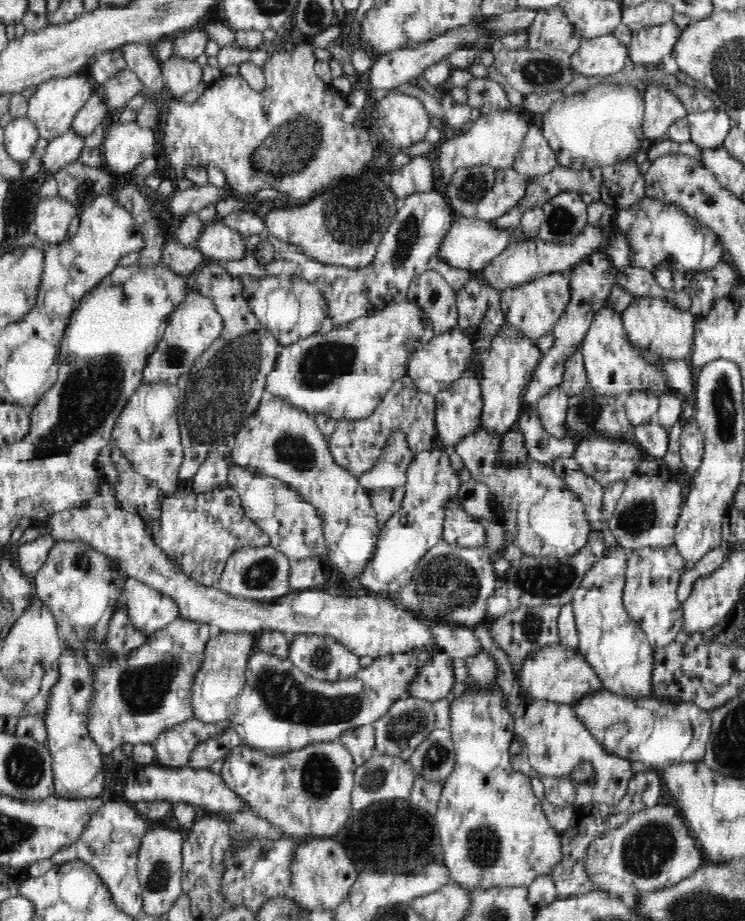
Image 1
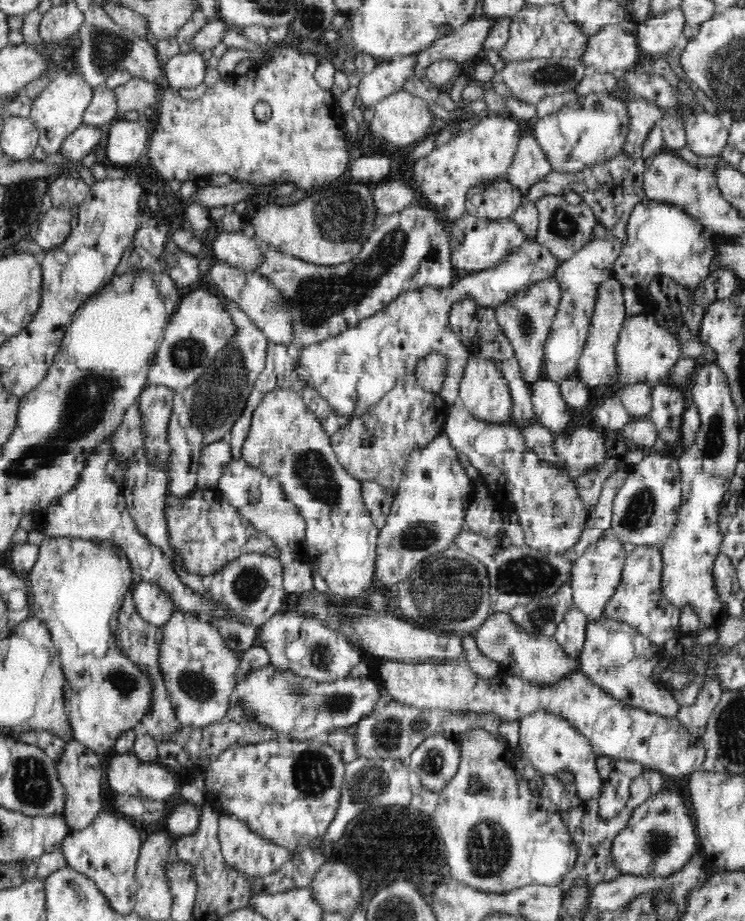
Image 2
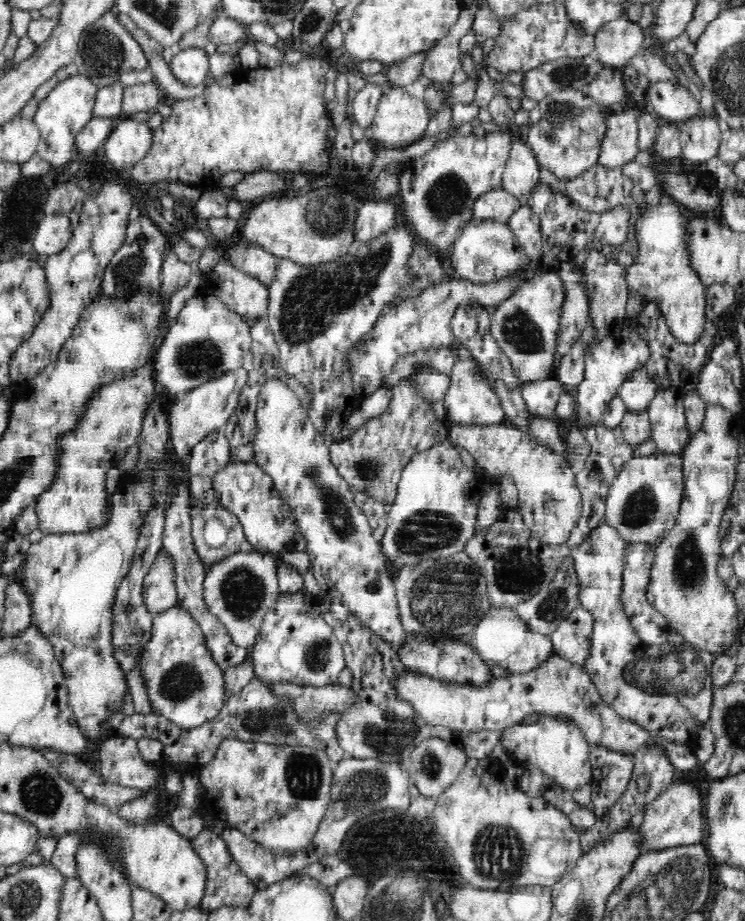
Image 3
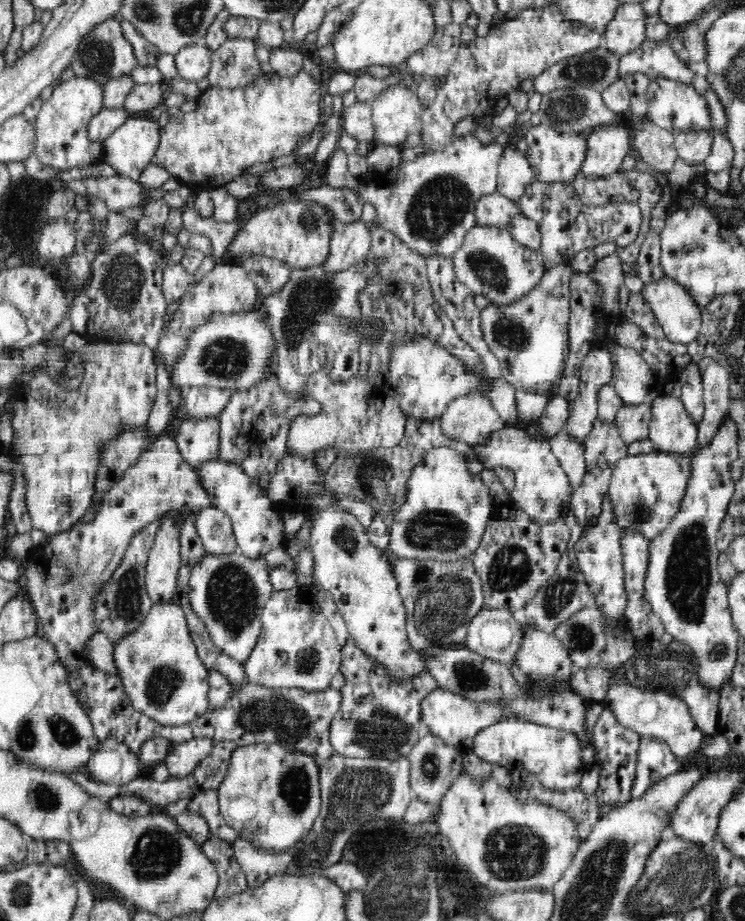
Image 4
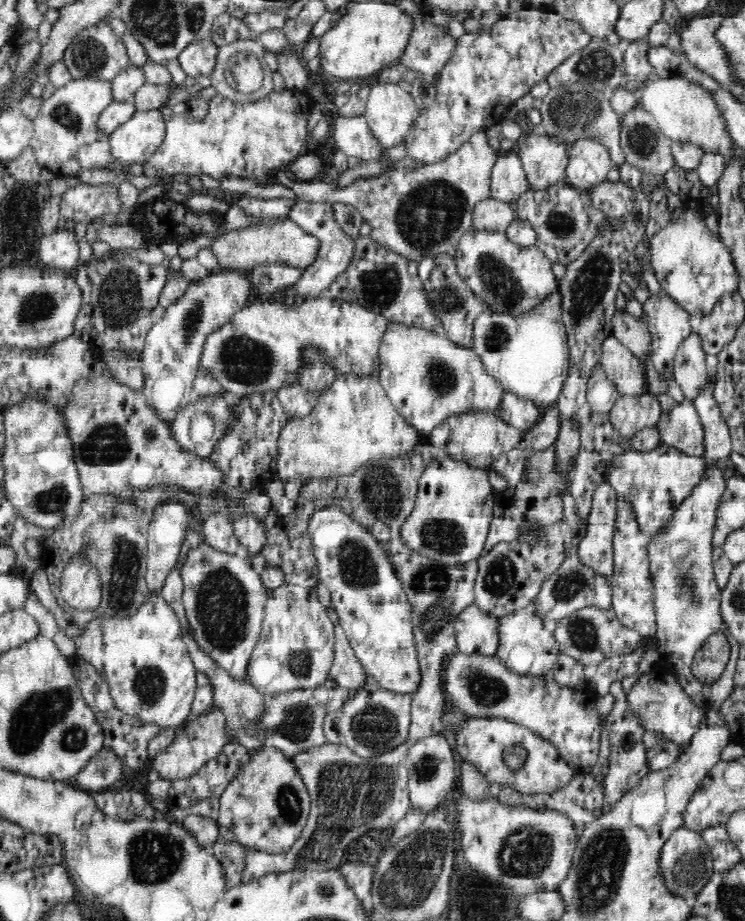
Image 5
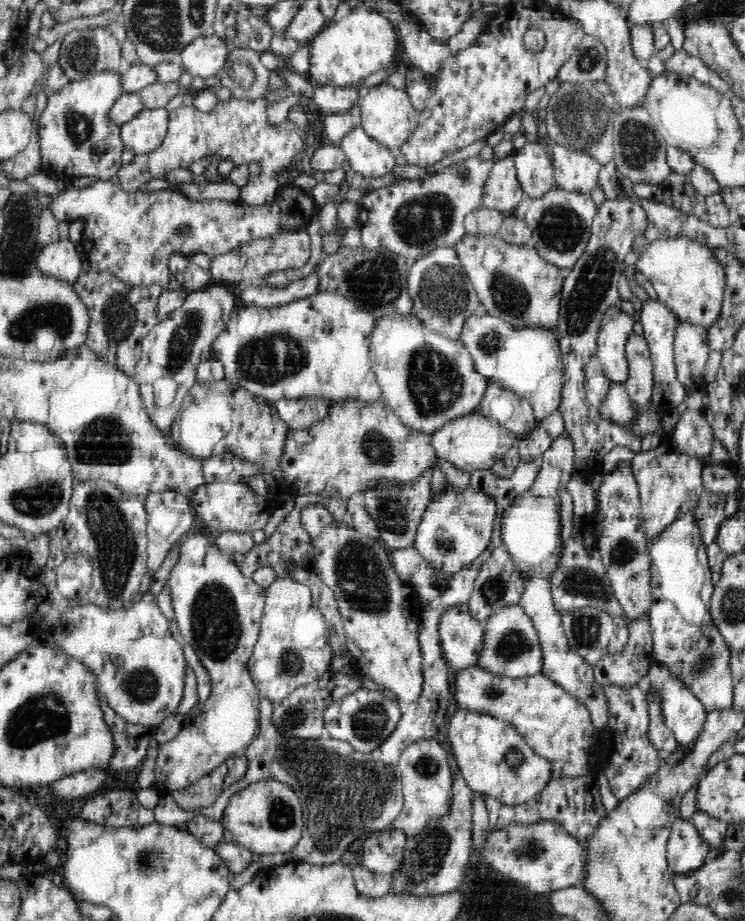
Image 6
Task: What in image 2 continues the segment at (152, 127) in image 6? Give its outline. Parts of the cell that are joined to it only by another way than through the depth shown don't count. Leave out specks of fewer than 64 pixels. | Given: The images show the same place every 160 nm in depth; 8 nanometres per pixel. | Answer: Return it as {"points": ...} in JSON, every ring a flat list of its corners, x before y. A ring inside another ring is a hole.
{"points":[[120,116,111,123,108,132,106,156,116,166,129,168,148,146,148,126,140,121,130,121]]}

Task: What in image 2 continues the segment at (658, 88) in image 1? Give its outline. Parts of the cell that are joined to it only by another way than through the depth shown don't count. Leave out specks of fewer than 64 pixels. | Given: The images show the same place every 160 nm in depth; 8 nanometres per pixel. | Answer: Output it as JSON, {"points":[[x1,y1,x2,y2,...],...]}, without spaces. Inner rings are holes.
{"points":[[635,97,633,101,628,100,628,113,630,113,630,134,623,152,639,155,652,128,664,120,666,110,662,110,654,99]]}

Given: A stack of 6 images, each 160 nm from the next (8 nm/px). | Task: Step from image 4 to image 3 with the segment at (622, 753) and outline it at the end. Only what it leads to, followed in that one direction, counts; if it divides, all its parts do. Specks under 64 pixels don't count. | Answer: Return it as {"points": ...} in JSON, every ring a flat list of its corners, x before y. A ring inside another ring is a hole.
{"points":[[592,746,589,760,592,764,592,811,596,819,604,818,627,789,633,774,633,755]]}

